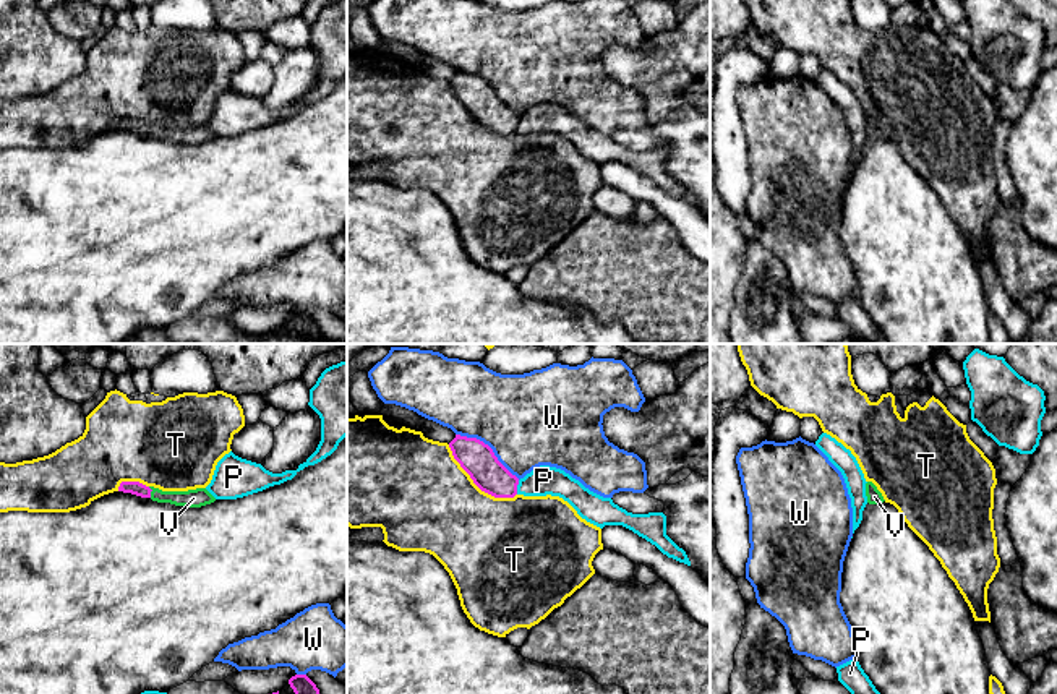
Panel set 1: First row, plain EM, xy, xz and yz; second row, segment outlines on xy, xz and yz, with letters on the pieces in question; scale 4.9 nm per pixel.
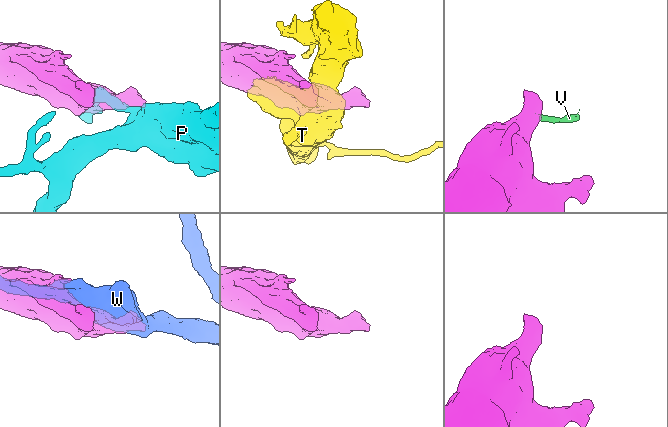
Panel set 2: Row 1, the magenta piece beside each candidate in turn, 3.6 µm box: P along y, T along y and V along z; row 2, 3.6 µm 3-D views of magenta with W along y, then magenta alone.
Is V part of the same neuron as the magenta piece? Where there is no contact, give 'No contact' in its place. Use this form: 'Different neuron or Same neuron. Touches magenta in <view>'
Same neuron. Touches magenta in xy

